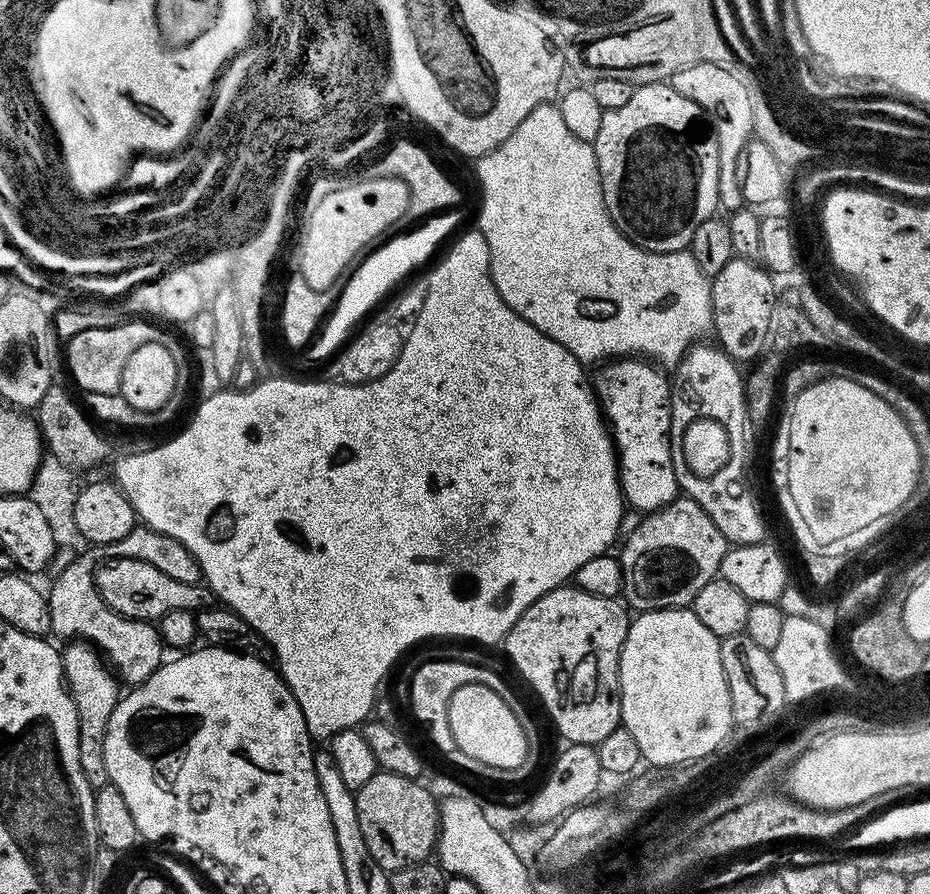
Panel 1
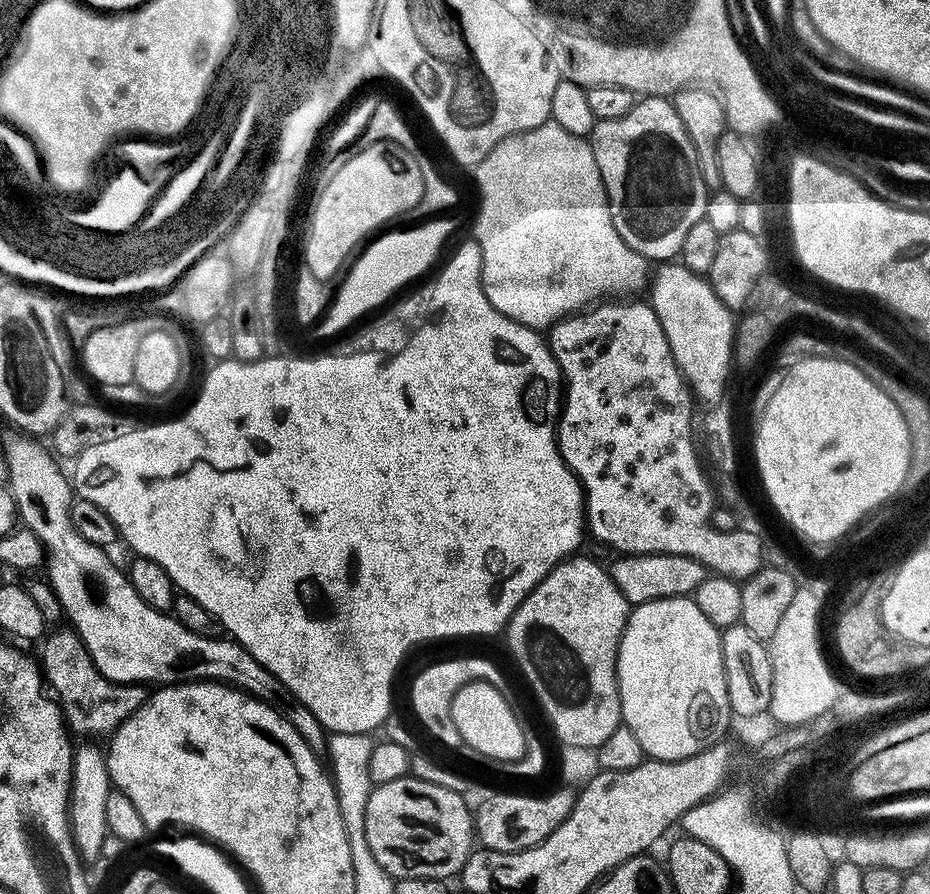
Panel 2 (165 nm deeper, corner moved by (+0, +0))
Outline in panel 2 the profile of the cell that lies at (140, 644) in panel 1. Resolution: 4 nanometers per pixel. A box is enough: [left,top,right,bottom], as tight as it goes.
[42,631,149,738]

